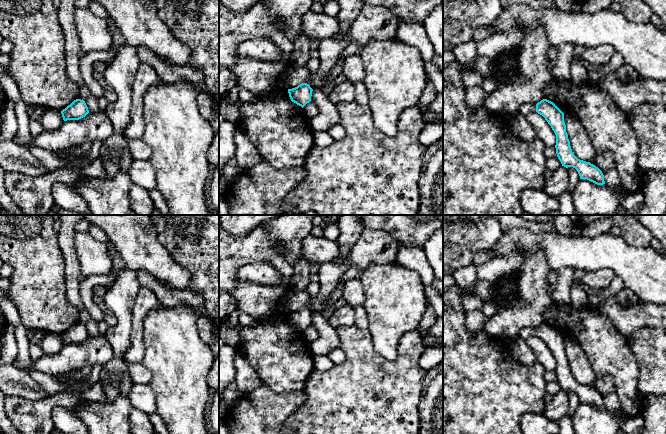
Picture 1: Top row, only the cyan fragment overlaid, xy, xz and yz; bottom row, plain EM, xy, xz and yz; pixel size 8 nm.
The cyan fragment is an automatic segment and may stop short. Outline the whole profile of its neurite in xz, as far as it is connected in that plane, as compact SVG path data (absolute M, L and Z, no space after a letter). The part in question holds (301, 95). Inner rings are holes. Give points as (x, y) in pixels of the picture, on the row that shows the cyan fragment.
M302 83L295 88L288 89L291 101L302 108L311 101L312 91L313 89L307 83Z

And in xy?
M76 99L65 109L61 111L64 121L79 120L89 113L88 107L84 100Z

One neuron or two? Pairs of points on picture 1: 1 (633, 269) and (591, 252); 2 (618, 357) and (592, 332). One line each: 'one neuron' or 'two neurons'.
1: one neuron
2: one neuron

